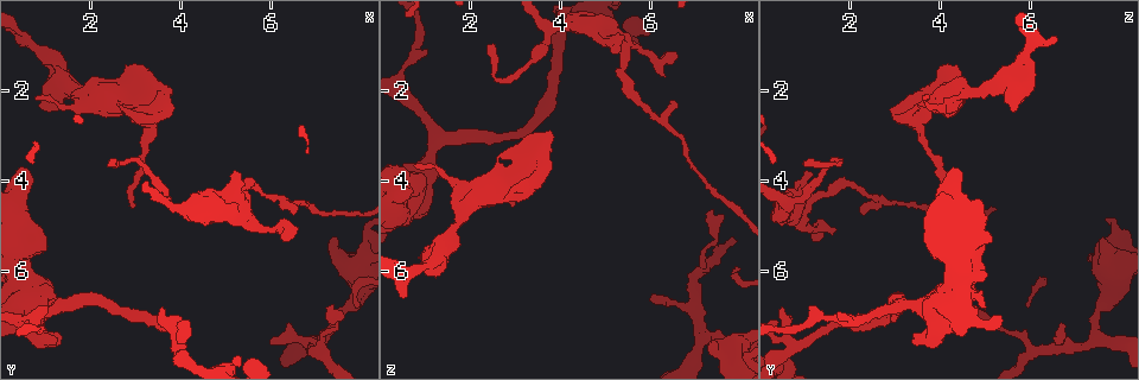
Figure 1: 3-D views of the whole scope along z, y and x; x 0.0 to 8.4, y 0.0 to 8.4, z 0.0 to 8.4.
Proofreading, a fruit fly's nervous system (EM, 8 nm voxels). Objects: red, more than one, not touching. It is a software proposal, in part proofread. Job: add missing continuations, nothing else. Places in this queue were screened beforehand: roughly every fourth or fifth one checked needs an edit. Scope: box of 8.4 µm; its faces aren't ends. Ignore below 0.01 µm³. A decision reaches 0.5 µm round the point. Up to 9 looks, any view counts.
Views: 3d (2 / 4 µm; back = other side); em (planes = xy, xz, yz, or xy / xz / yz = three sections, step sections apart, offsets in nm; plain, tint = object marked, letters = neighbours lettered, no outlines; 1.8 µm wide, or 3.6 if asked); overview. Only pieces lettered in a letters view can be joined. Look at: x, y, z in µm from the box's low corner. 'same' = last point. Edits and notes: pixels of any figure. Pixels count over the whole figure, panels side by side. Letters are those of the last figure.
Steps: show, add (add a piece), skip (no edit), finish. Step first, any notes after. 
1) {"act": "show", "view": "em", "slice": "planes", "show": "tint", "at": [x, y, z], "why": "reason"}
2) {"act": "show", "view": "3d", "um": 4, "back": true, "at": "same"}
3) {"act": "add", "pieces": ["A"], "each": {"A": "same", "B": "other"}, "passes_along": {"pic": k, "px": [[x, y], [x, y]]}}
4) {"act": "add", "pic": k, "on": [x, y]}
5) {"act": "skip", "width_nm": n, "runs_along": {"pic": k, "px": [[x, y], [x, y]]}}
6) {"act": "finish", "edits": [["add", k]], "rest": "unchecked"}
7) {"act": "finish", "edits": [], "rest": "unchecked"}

{"act": "show", "view": "3d", "um": 4, "at": [5.15, 3.95, 1.15], "why": "an open end"}

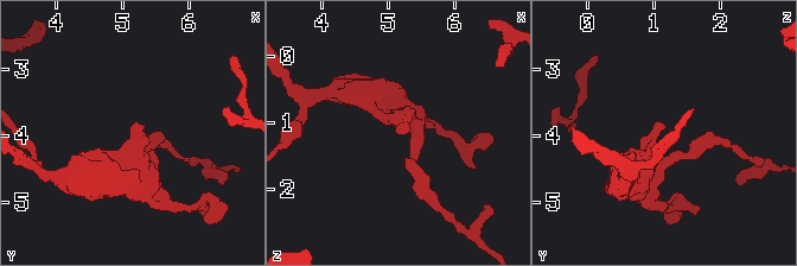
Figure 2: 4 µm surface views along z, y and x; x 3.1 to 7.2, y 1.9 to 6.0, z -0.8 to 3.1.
{"act": "show", "view": "em", "slice": "planes", "show": "letters", "at": [5.15, 3.90, 1.15], "why": "need the tissue"}

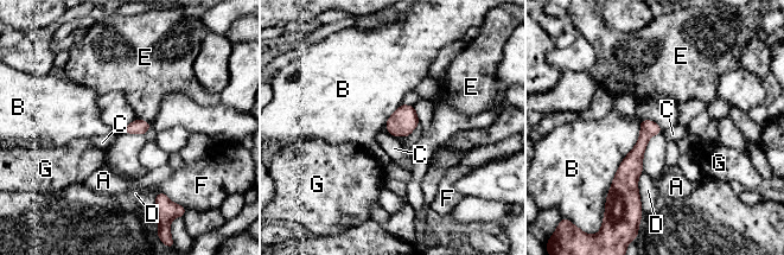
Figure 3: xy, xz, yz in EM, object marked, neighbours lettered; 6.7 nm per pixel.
{"act": "skip", "each": {"A": "other", "B": "other", "C": "other", "D": "other", "E": "other", "F": "other", "G": "other"}, "found": "none of them fits"}

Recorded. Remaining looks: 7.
{"act": "show", "view": "em", "slice": "planes", "show": "letters", "at": [2.85, 1.55, 4.25], "why": "free end"}

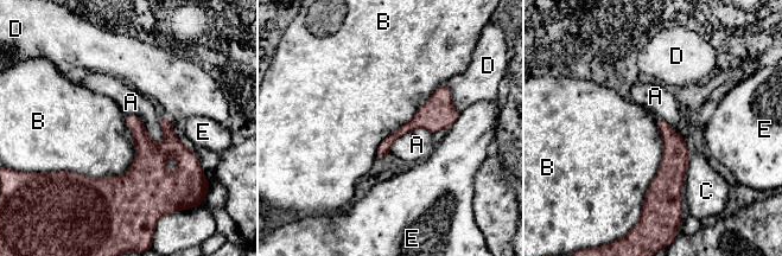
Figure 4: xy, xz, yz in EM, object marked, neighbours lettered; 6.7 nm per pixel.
{"act": "skip", "each": {"A": "other", "B": "other", "C": "other", "D": "other", "E": "other"}, "border": {"pic": 4, "px": [[126, 116], [126, 172], [53, 172]]}, "found": "none of them fits"}

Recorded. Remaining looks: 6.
{"act": "show", "view": "em", "slice": "xz", "step": 16, "show": "tint", "at": [1.40, 1.70, 5.50], "why": "sudden change in width"}

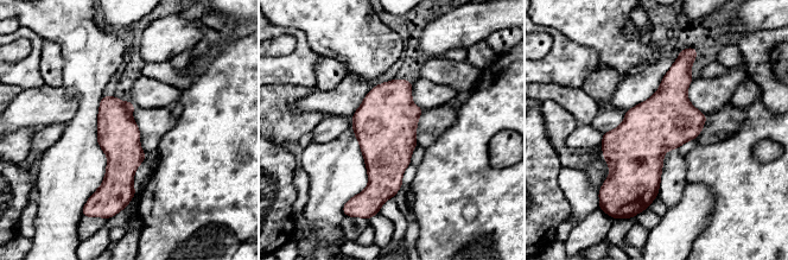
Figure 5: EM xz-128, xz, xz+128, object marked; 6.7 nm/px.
{"act": "show", "view": "em", "slice": "xy", "step": 4, "show": "letters", "at": "same"}

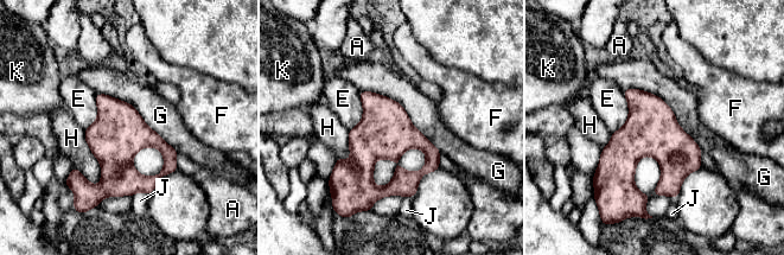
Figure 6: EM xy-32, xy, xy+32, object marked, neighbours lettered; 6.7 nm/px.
{"act": "skip", "each": {"A": "other", "E": "other", "F": "other", "G": "other", "H": "other", "J": "other", "K": "other"}, "border": {"pic": 6, "px": [[623, 89], [656, 94], [702, 151]]}, "found": "none of them fits"}

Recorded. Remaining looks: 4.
{"act": "show", "view": "em", "slice": "xy", "step": 4, "show": "tint", "at": [6.55, 5.15, 1.20], "why": "an open end"}

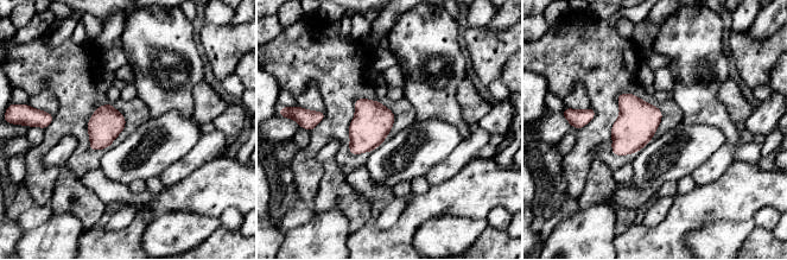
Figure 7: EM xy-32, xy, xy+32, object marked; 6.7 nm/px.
{"act": "show", "view": "em", "slice": "planes", "show": "letters", "at": "same", "why": "another direction"}

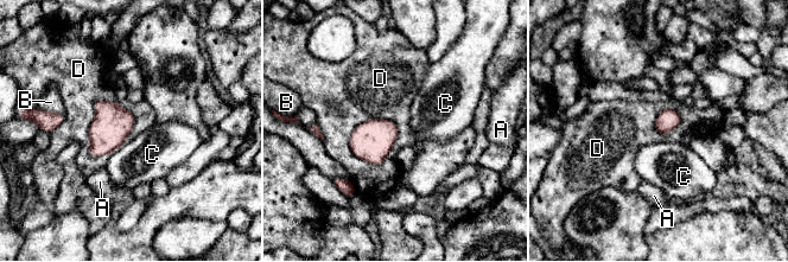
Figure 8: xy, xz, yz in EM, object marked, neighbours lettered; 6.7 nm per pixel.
{"act": "skip", "each": {"A": "other", "B": "other", "C": "other", "D": "other"}, "found": "none of them fits"}

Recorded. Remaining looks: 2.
{"act": "finish", "edits": [], "rest": "unchecked"}

